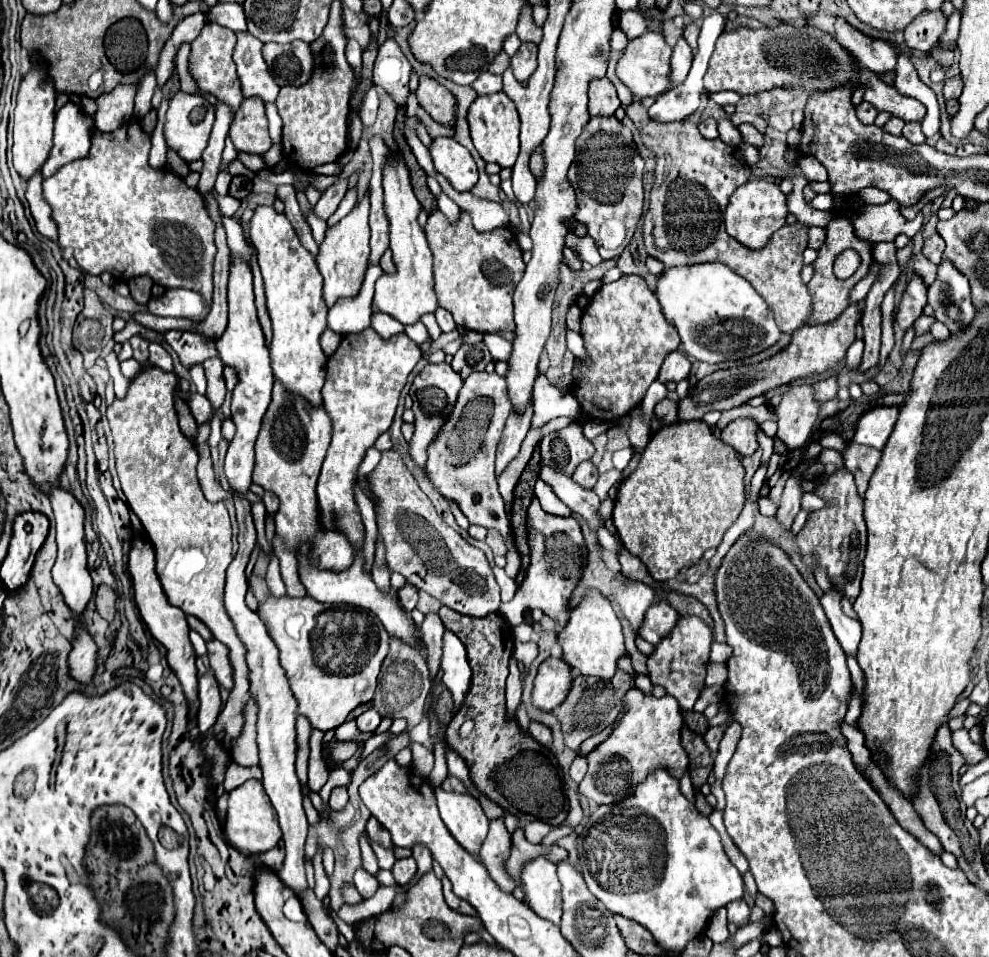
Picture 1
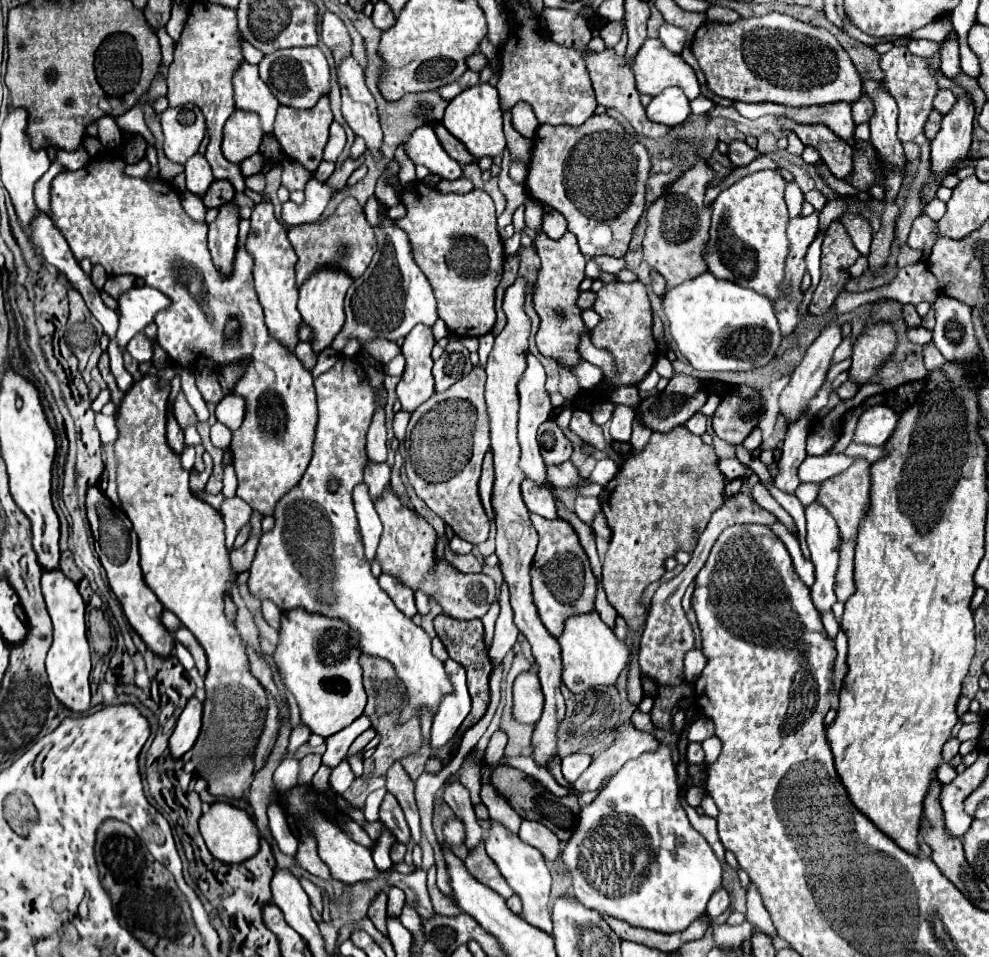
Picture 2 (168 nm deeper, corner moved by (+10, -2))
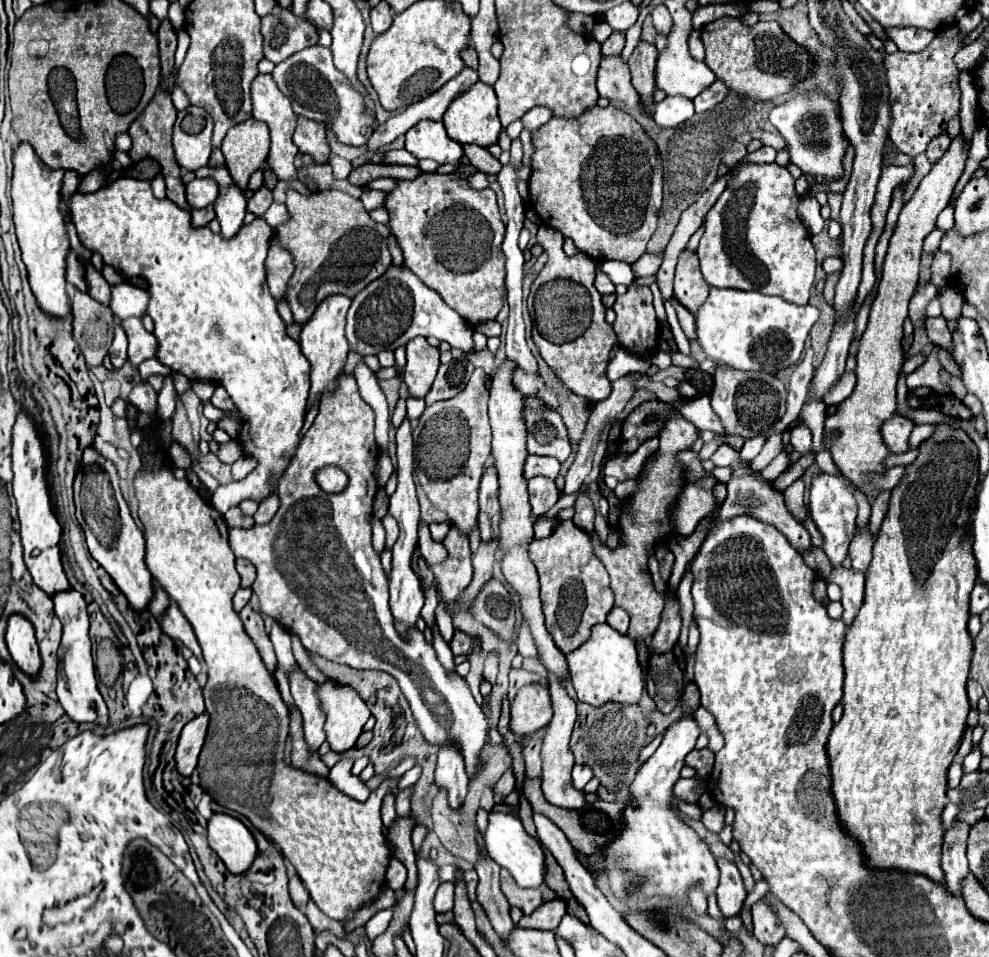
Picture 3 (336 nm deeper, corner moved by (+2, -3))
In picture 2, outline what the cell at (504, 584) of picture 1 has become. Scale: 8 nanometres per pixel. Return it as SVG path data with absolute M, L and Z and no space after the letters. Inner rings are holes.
M494 603L490 607L490 611L482 617L482 625L484 625L484 635L486 635L486 643L488 643L488 649L492 645L492 635L494 635L494 623L496 623L496 617L500 613L500 605Z

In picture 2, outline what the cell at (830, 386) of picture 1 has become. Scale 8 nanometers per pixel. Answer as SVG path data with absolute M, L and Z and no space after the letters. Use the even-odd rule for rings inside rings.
M844 337L842 343L838 345L838 349L834 351L834 361L842 361L842 359L848 359L852 353L852 341L850 337Z

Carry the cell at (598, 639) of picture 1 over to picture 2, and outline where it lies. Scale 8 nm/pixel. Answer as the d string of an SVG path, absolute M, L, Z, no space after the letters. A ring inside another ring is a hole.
M596 611L586 615L574 615L572 619L568 619L558 643L562 647L562 663L564 663L562 681L572 693L582 693L596 685L616 685L630 655L628 645L616 639L612 629L600 619Z

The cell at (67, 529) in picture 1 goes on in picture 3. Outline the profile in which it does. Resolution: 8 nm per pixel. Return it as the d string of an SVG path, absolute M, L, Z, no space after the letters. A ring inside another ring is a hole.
M76 590L56 592L52 596L54 600L54 612L60 618L64 632L62 632L62 644L60 644L60 678L58 678L58 700L64 708L64 712L74 722L94 722L94 724L106 724L108 722L108 710L102 700L102 694L98 690L96 680L96 668L92 658L92 640L88 636L90 620L88 620L88 602L84 596Z

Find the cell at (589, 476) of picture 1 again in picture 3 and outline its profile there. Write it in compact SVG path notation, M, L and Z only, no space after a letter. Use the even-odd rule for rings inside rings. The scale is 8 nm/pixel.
M528 456L528 464L524 464L524 472L528 478L534 476L546 476L550 480L556 480L560 476L562 464L556 458L546 458L546 456Z

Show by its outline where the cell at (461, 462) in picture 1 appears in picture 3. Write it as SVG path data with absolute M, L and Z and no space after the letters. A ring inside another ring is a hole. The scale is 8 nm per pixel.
M476 368L466 388L442 402L426 406L414 428L416 436L416 476L428 500L448 514L452 526L462 534L478 528L478 486L484 472L486 458L490 456L490 424L488 424L488 396L490 376Z

